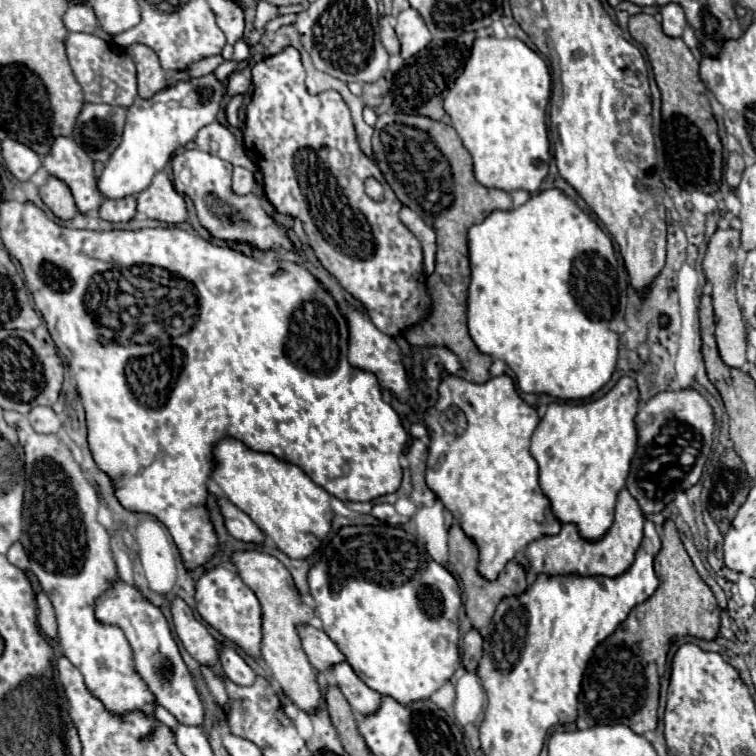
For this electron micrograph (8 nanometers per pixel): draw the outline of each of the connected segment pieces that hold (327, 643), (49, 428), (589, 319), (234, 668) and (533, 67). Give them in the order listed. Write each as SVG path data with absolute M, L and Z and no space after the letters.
M299 625L297 633L301 637L303 651L305 651L309 663L317 671L325 671L331 665L335 665L335 663L339 663L339 661L345 659L345 655L339 651L337 643L331 641L331 637L325 631L315 629L311 625Z
M37 407L27 417L37 433L49 435L49 433L57 433L61 429L61 417L55 415L51 407Z
M559 189L541 191L511 211L493 211L467 235L471 283L467 291L467 325L477 349L501 359L517 377L523 393L545 393L563 401L595 395L609 383L619 349L619 325L627 305L627 275L617 277L613 243L601 227Z
M221 645L219 663L223 667L223 673L237 685L251 685L257 677L253 669L245 663L245 659L229 645Z
M477 37L471 49L471 57L445 97L445 111L457 129L463 147L473 157L475 179L485 187L497 187L503 191L523 189L537 193L543 177L549 171L549 139L545 109L551 95L551 75L547 63L519 39Z

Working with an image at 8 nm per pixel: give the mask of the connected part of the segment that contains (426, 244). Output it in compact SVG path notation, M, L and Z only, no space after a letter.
M403 207L399 217L409 227L409 231L419 239L425 255L425 273L431 275L435 269L435 231L429 225L425 225L423 219L417 217L417 213L413 213L409 207Z

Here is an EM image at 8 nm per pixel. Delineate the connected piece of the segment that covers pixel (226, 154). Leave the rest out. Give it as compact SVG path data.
M217 121L211 123L211 125L205 125L199 133L197 133L197 139L195 139L195 145L205 151L205 153L213 153L233 165L239 165L239 167L245 167L249 171L257 171L255 163L249 161L245 149L241 143L237 143L237 139L233 137L233 133L219 125Z

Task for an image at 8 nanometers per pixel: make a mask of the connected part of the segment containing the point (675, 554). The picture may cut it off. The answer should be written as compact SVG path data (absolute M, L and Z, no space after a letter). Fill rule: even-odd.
M671 519L663 525L661 543L661 551L654 559L659 587L649 601L637 605L633 613L629 613L609 641L603 641L595 649L583 675L579 717L583 717L589 727L623 723L637 735L653 731L658 725L660 678L665 673L667 653L673 641L685 635L705 641L717 637L719 605L711 589L697 575ZM635 657L639 663L635 663Z

